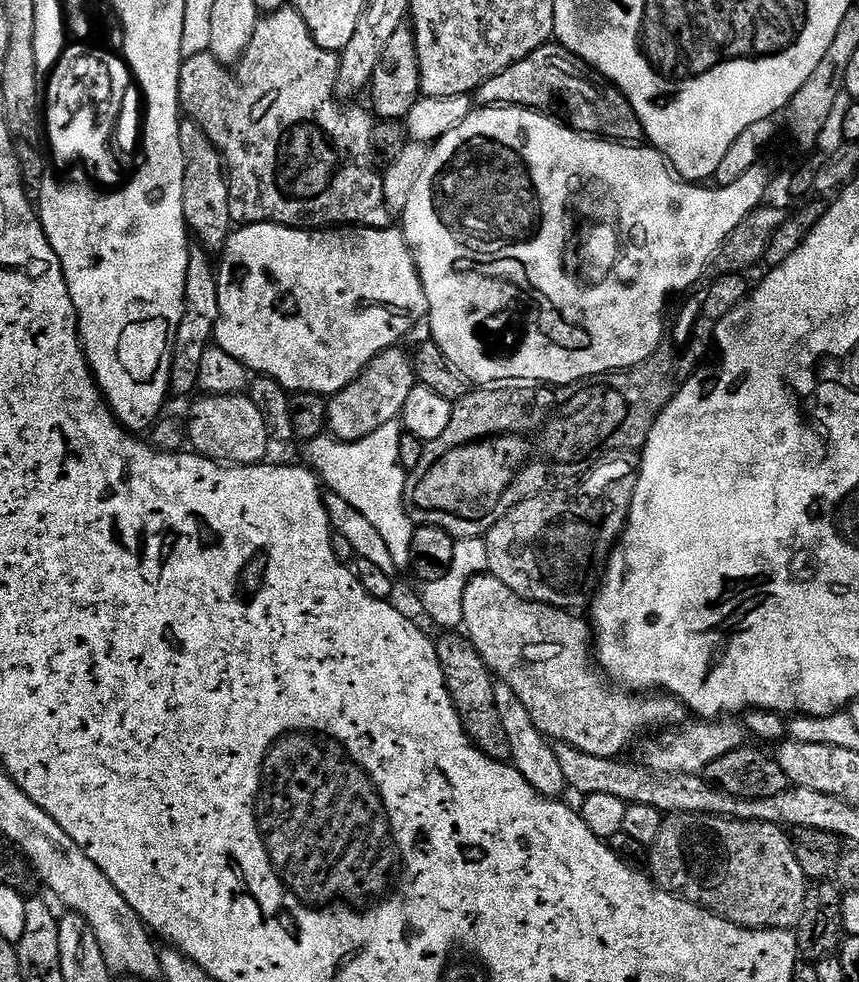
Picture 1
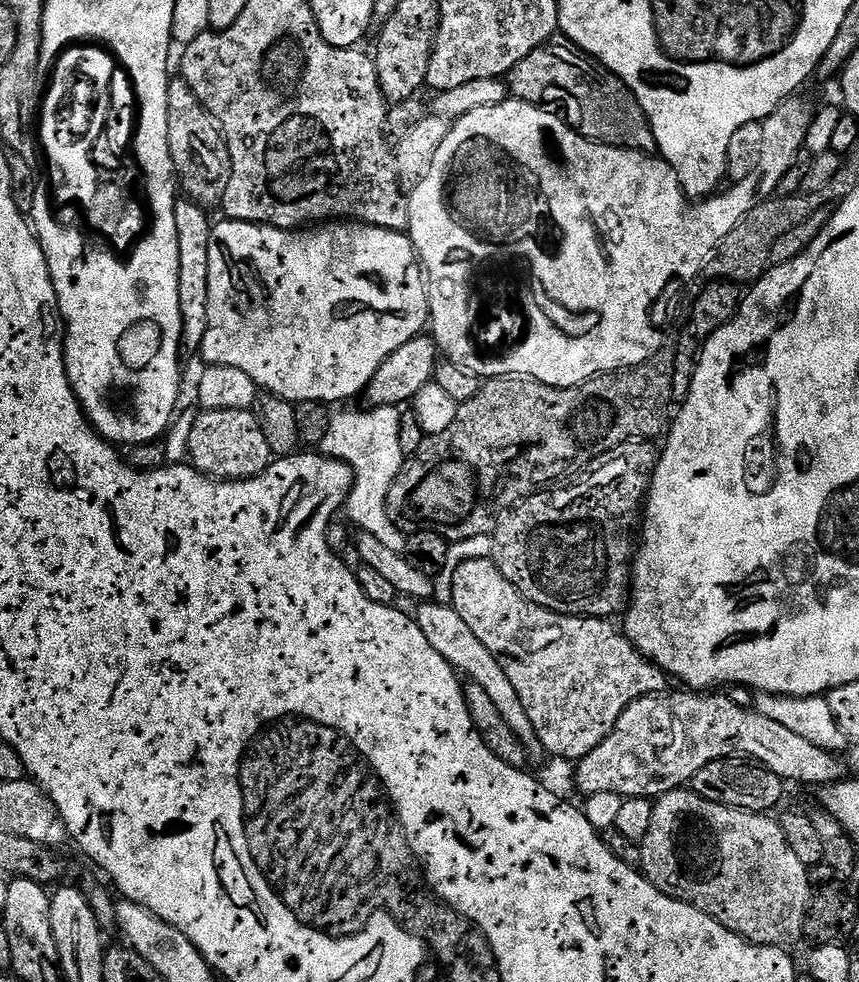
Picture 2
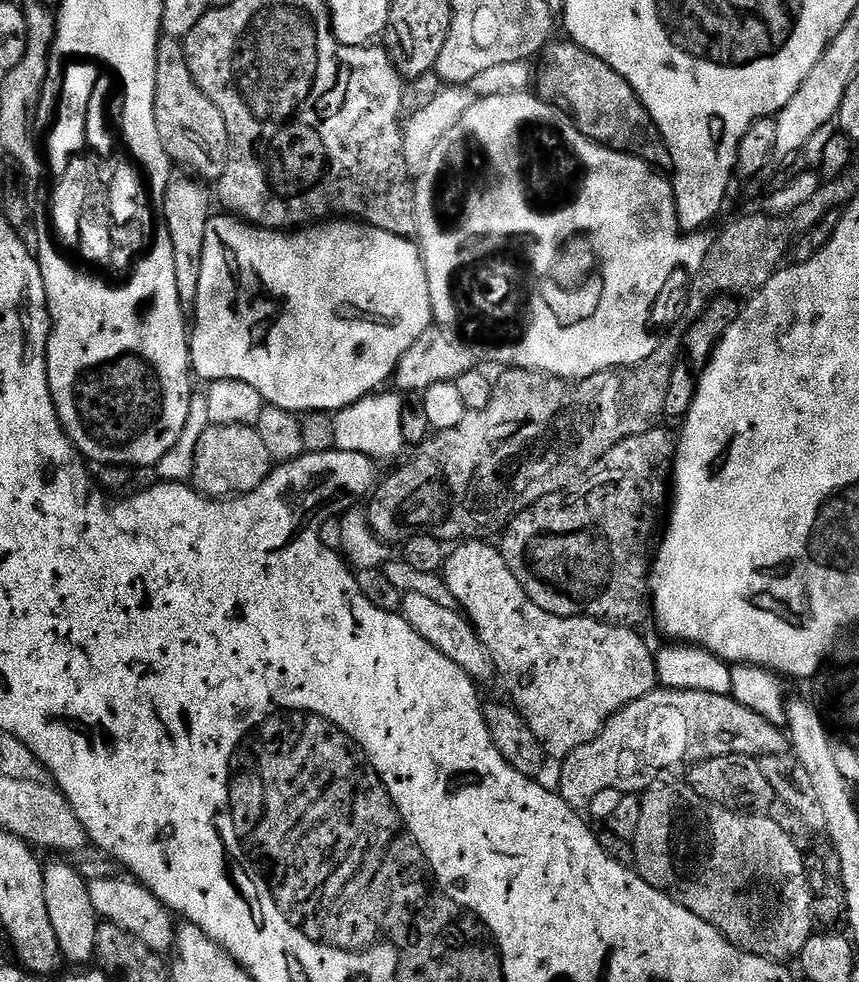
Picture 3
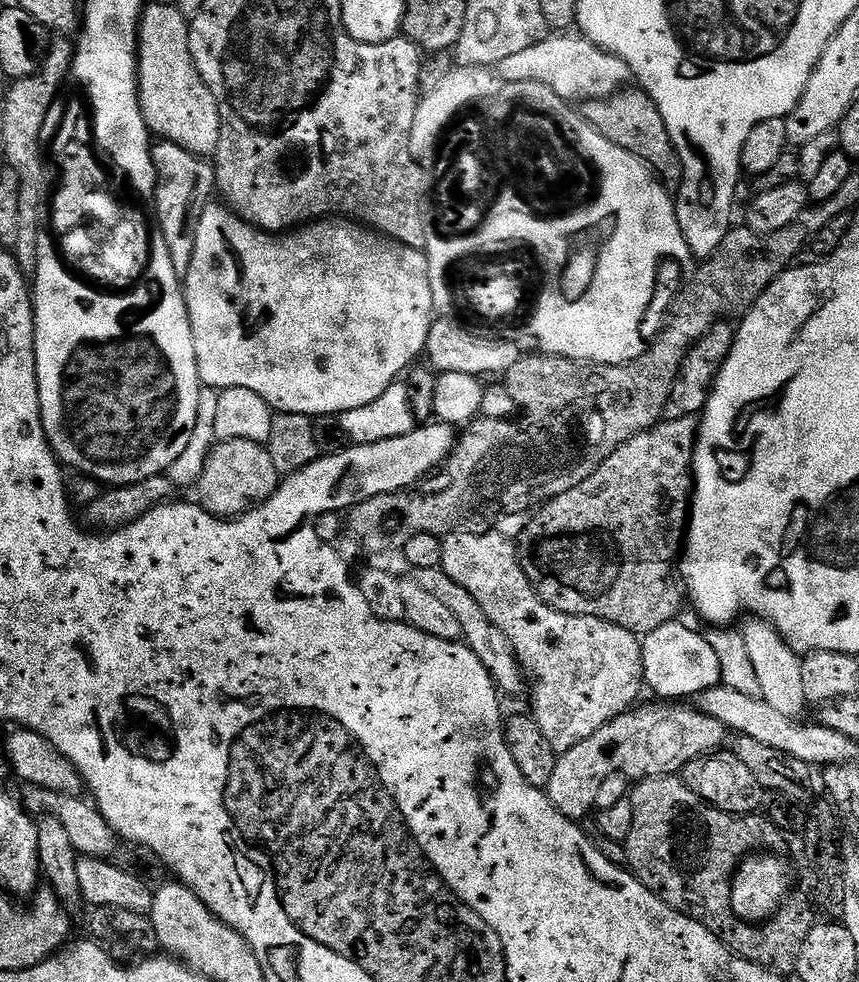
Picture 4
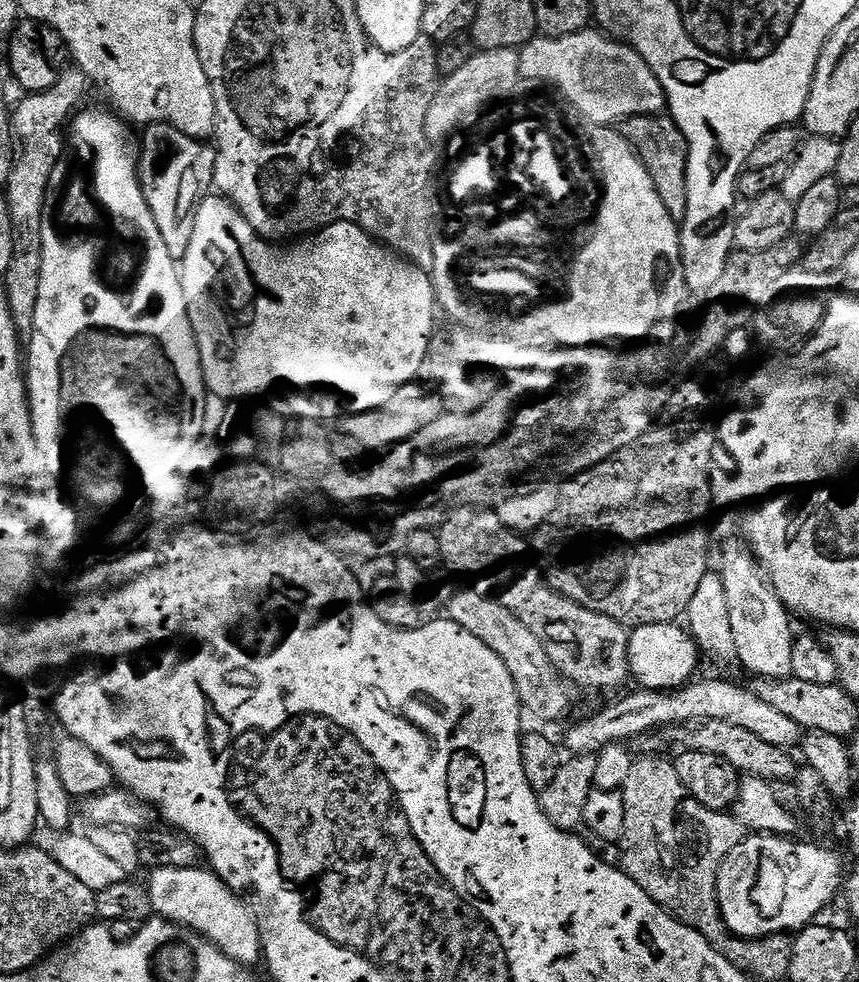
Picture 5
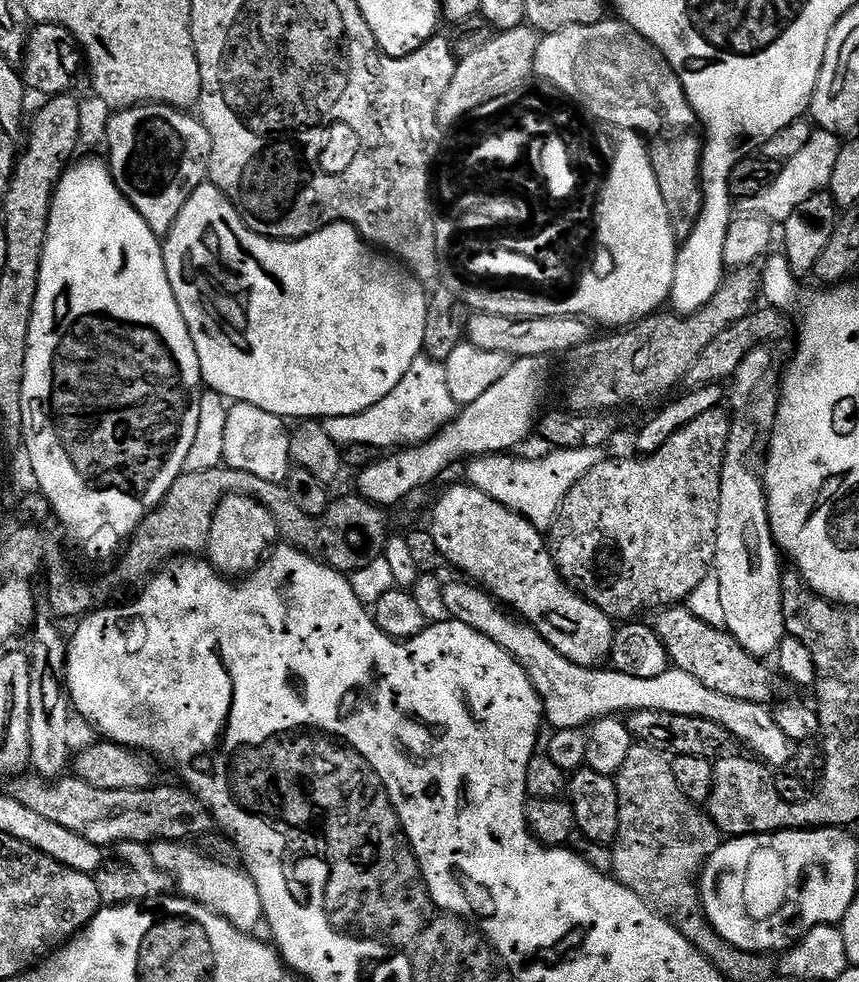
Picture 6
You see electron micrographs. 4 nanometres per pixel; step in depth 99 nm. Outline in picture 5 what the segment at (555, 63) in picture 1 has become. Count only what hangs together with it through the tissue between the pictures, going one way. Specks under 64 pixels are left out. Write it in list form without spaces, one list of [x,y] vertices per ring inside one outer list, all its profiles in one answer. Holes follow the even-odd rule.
[[[671,115],[629,116],[619,125],[618,131],[624,135],[626,142],[636,151],[640,161],[650,174],[650,182],[654,182],[654,190],[658,190],[658,198],[662,198],[662,206],[677,222],[683,220],[686,212],[686,166],[688,165],[688,143],[672,121]]]

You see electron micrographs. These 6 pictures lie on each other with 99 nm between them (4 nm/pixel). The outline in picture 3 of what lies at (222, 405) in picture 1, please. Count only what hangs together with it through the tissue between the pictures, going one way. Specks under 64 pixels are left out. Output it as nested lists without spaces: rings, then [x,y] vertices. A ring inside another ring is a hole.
[[[213,424],[198,438],[198,454],[194,454],[194,474],[191,483],[197,492],[208,498],[235,498],[253,492],[272,473],[274,461],[262,442],[262,434],[247,424]]]

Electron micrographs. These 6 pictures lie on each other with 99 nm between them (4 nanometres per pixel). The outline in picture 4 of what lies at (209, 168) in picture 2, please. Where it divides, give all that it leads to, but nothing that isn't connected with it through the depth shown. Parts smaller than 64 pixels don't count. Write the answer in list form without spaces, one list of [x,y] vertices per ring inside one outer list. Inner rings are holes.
[[[167,2],[149,3],[140,17],[138,29],[138,47],[136,50],[136,81],[140,91],[140,109],[149,133],[153,137],[169,140],[182,150],[190,150],[190,154],[205,158],[215,157],[220,141],[220,111],[214,94],[202,82],[198,70],[194,66],[194,58],[190,54],[190,38],[188,37],[189,17],[178,11]]]

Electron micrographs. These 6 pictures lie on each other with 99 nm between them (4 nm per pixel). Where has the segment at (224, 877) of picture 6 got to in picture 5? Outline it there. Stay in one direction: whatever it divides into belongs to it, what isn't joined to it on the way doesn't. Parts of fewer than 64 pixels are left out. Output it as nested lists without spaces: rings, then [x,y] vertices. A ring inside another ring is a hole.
[[[204,866],[194,868],[158,868],[146,880],[152,911],[159,919],[169,920],[182,928],[189,928],[198,936],[204,936],[222,954],[245,966],[260,964],[262,949],[260,931],[256,919],[248,911],[248,905],[217,880],[215,872]]]

